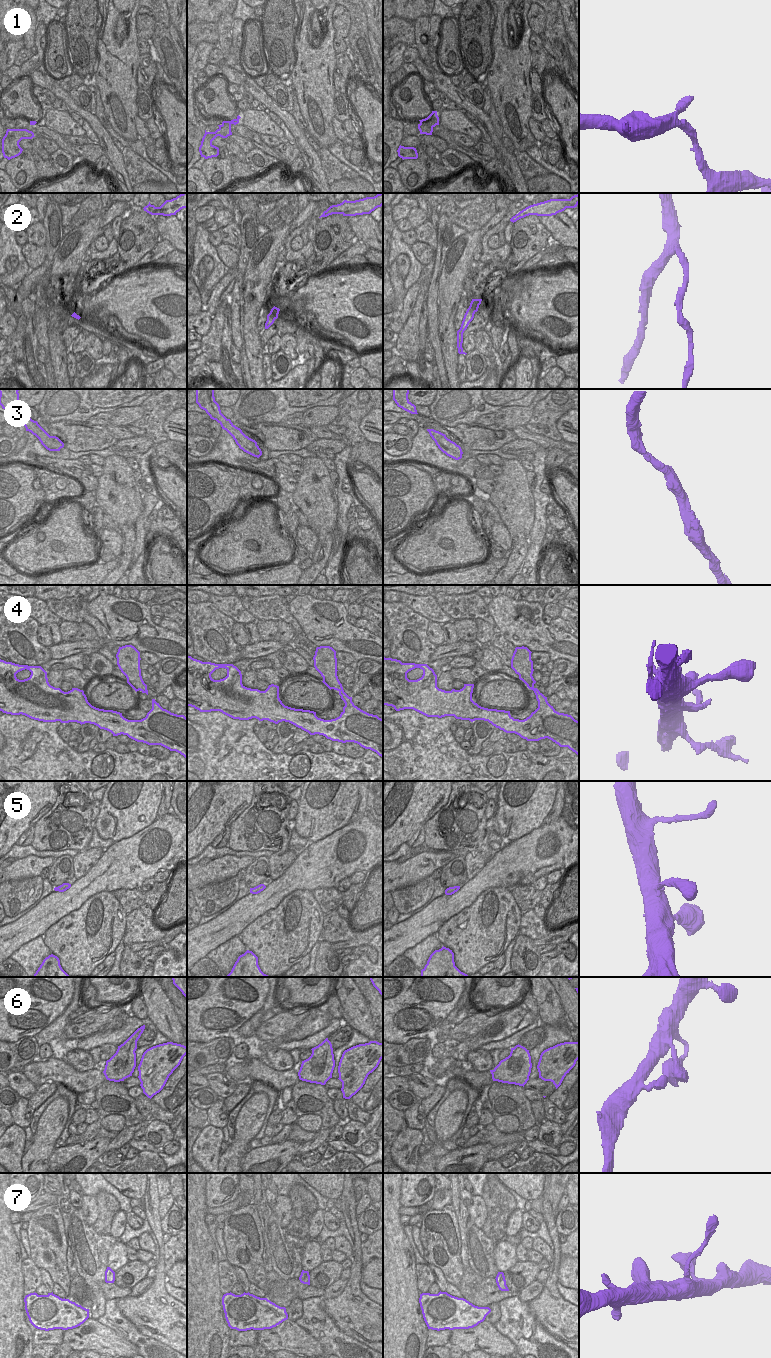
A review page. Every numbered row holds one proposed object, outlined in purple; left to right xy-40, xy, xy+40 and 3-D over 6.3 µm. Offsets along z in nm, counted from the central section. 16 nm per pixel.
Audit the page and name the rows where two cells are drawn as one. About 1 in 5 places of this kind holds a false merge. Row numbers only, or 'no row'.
no row

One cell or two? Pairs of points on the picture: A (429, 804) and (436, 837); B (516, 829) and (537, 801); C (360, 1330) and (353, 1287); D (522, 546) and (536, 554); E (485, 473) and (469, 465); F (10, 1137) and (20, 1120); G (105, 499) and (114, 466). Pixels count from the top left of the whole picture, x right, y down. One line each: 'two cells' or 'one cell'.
A: two cells
B: one cell
C: one cell
D: two cells
E: one cell
F: two cells
G: one cell

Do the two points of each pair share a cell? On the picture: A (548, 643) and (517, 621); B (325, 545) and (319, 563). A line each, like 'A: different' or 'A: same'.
A: same
B: same

